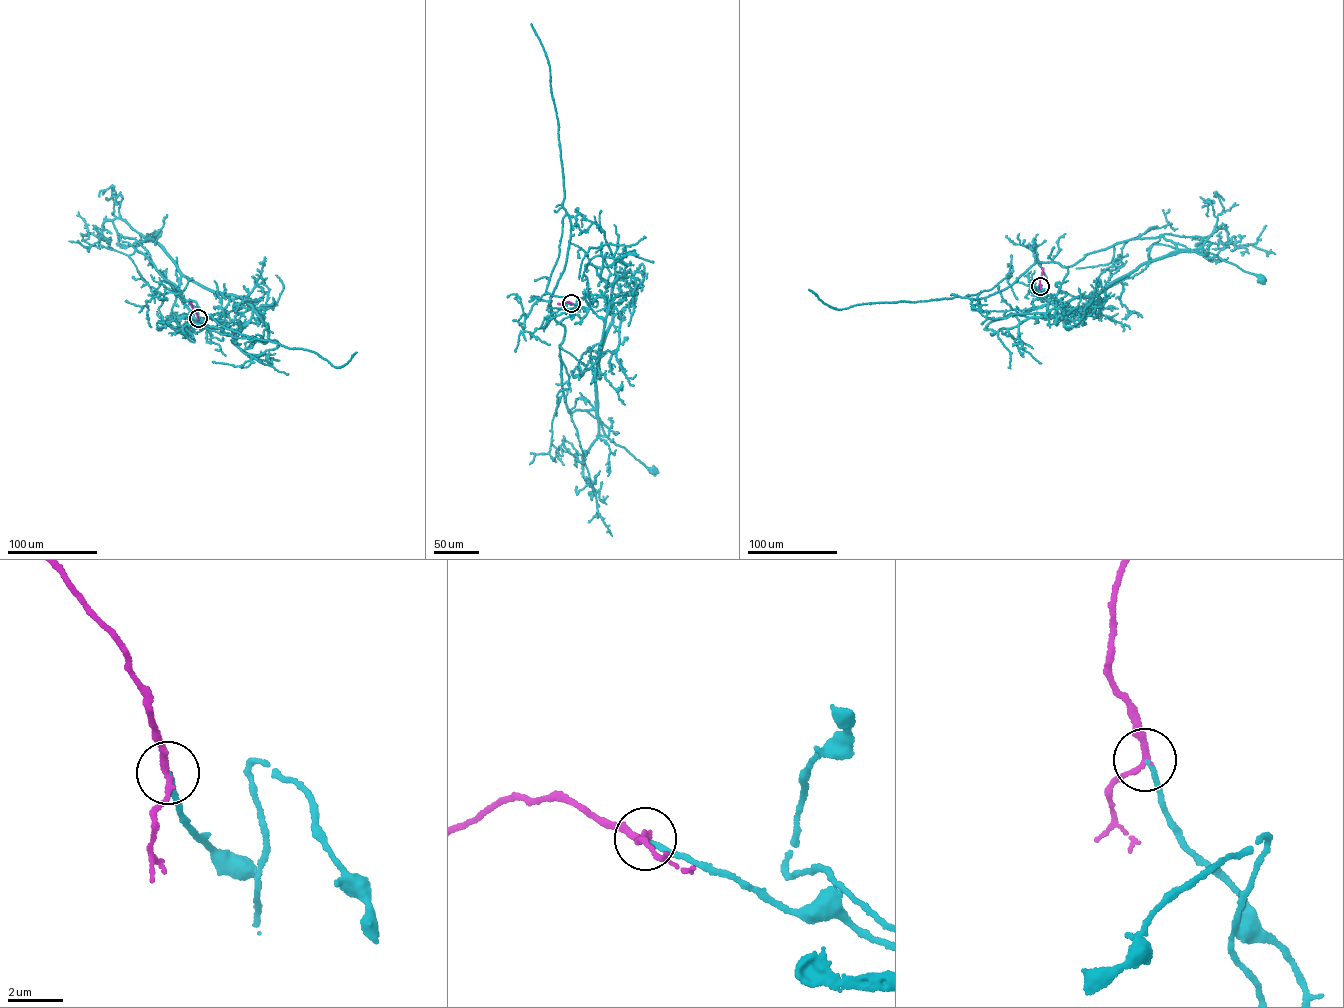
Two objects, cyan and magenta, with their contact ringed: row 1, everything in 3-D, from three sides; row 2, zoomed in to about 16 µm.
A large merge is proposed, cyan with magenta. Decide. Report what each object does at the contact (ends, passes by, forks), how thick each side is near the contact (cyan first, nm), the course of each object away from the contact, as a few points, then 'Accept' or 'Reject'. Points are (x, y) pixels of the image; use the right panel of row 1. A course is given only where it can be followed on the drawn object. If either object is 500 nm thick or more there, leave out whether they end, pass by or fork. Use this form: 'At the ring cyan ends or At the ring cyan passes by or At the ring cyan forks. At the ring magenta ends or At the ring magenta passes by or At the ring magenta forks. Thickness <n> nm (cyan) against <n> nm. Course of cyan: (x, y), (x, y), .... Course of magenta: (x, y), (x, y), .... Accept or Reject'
At the ring cyan ends. At the ring magenta passes by. Thickness 180 nm (cyan) against 220 nm. Course of cyan: (1040, 286), (1049, 302), (1049, 314), (1065, 315), (1081, 307), (1140, 266), (1184, 251), (1212, 253), (1262, 280). Course of magenta: (1040, 286), (1043, 268). Accept

